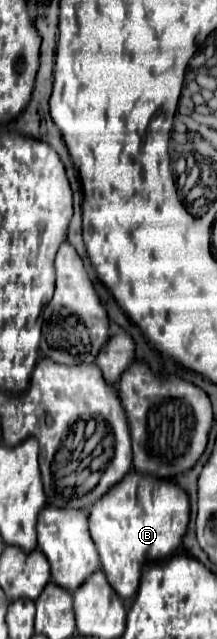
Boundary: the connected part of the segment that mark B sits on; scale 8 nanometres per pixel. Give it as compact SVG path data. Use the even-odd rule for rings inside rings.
M129 471L127 477L123 481L119 481L119 485L109 489L91 507L91 511L89 511L89 533L91 533L91 539L97 547L97 551L99 551L103 573L107 575L109 585L115 589L115 593L121 599L131 599L137 593L143 565L163 561L179 549L183 535L187 533L187 525L189 525L189 495L179 485L175 485L167 479L143 475L143 473L137 473L137 471Z

